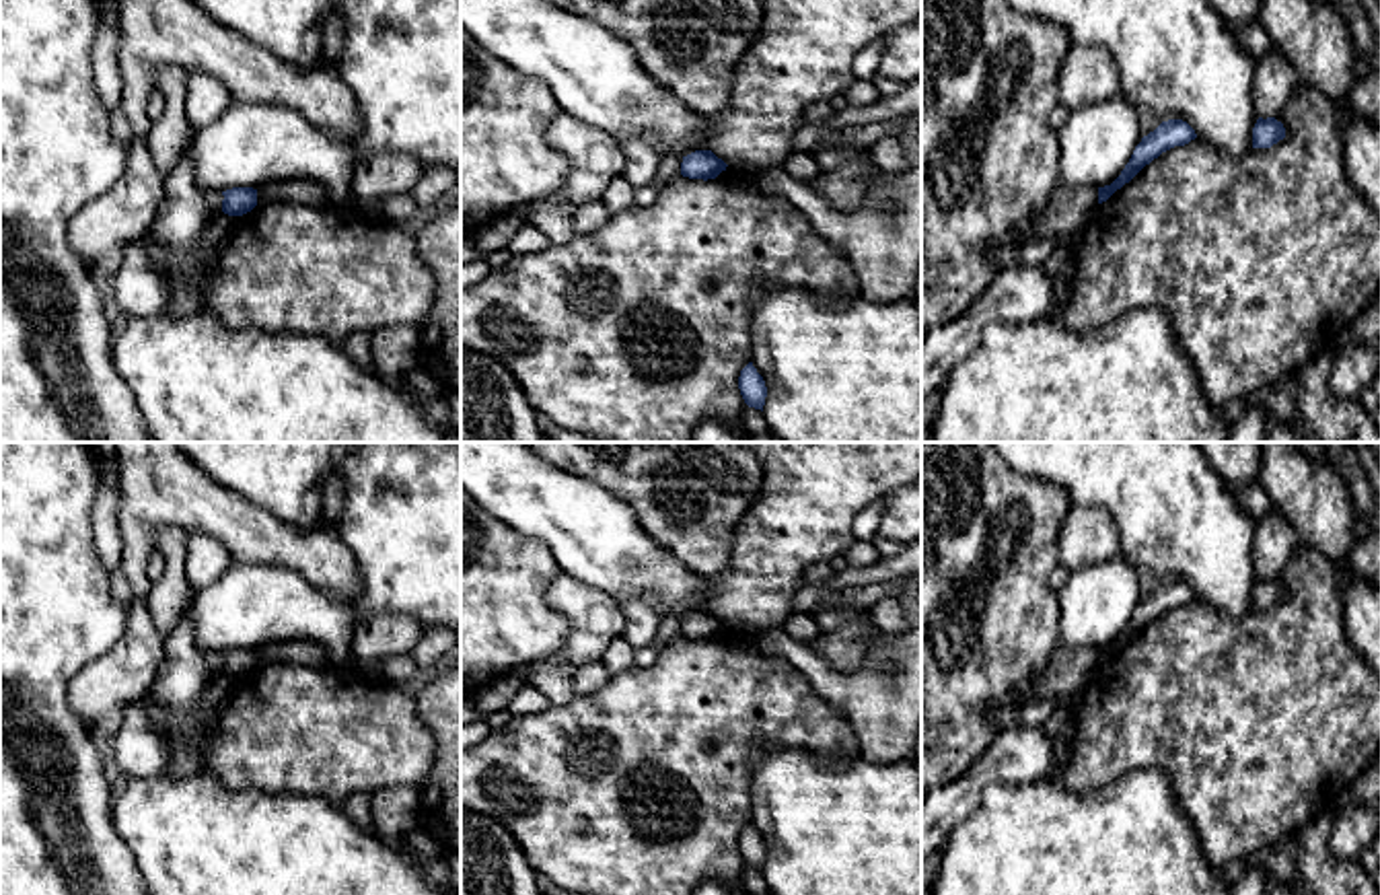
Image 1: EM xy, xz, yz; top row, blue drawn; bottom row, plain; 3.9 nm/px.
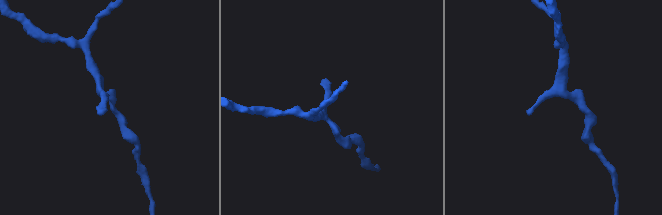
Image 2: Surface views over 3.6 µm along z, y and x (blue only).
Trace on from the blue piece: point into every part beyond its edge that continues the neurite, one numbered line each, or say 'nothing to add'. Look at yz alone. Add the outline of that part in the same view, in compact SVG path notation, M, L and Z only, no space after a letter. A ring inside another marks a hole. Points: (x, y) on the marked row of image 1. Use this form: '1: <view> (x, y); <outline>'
nothing to add

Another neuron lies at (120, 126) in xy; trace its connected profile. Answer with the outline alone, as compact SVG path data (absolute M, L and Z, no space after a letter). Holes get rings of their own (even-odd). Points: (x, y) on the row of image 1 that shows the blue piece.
M121 107L109 111L109 130L121 144L130 146L134 138L134 128Z

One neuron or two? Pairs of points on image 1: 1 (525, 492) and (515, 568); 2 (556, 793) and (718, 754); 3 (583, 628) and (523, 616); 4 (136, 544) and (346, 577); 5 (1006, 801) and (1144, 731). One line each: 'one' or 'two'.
1: two
2: one
3: two
4: one
5: two

